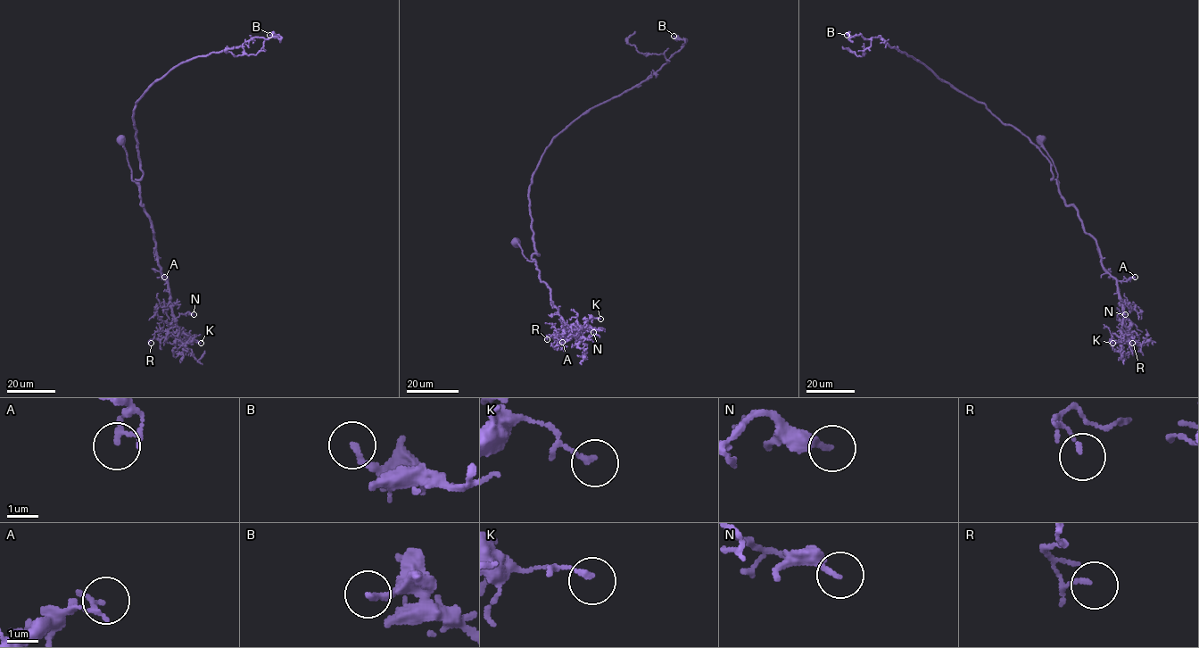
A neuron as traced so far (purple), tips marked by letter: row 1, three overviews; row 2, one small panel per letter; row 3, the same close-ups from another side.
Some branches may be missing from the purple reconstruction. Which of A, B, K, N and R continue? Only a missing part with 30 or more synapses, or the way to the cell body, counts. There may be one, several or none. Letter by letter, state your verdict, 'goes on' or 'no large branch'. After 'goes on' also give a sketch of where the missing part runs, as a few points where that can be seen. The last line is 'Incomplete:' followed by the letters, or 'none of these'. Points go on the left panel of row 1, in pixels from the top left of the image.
A: no large branch
B: goes on; missing branch runs (269, 35), (253, 36), (248, 30)
K: no large branch
N: no large branch
R: no large branch
Incomplete: B

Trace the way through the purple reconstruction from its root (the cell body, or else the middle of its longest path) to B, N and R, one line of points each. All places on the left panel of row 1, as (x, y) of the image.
B: (119, 140), (137, 184), (143, 173), (133, 110), (148, 88), (196, 57), (254, 37), (282, 37), (269, 35)
N: (119, 140), (151, 222), (172, 315), (176, 320), (180, 314), (194, 314)
R: (119, 140), (151, 222), (176, 323), (166, 331), (156, 331), (151, 343)

